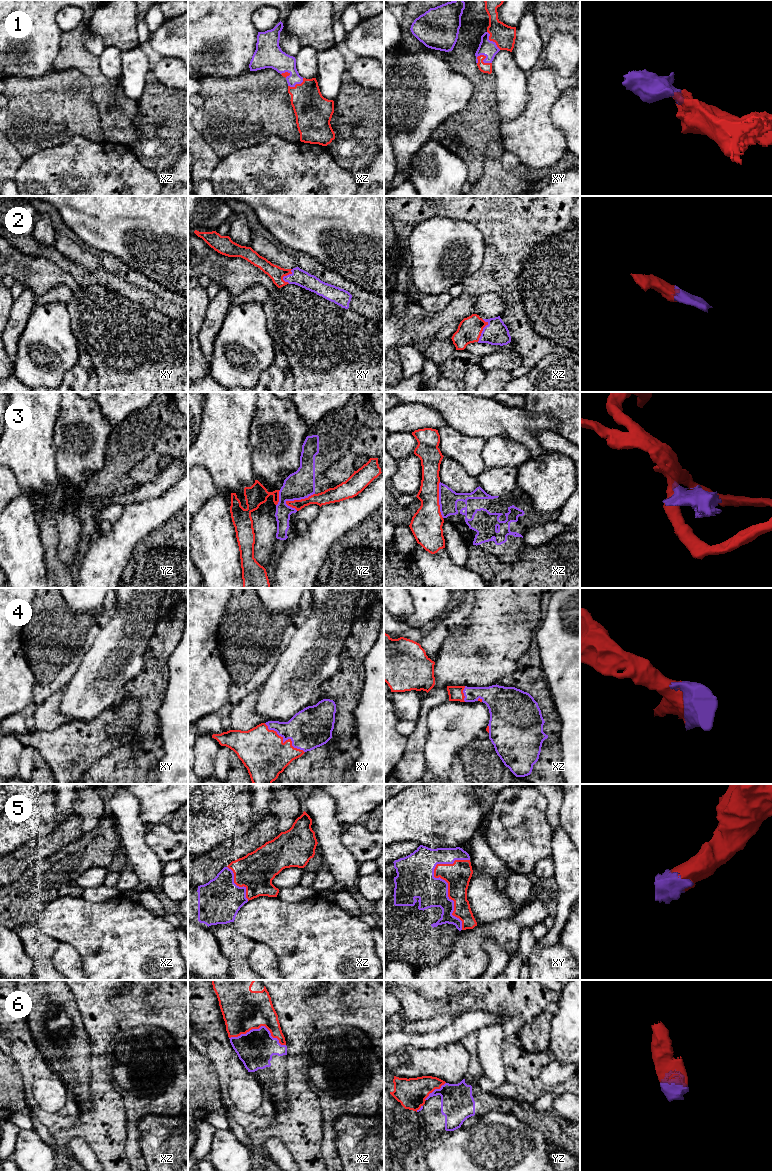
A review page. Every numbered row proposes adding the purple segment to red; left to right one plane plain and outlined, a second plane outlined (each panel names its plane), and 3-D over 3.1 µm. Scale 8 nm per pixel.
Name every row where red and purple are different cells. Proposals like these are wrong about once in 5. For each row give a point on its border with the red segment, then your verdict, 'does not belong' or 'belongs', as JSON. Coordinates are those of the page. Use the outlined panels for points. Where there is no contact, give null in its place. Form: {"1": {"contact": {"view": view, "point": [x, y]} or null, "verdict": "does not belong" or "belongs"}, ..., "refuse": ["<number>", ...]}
{"1": {"contact": {"view": "xy", "point": [484, 58]}, "verdict": "belongs"}, "2": {"contact": {"view": "xz", "point": [482, 330]}, "verdict": "belongs"}, "3": {"contact": {"view": "yz", "point": [299, 500]}, "verdict": "does not belong"}, "4": {"contact": {"view": "xy", "point": [285, 741]}, "verdict": "belongs"}, "5": {"contact": {"view": "xy", "point": [448, 894]}, "verdict": "belongs"}, "6": {"contact": {"view": "xz", "point": [259, 1027]}, "verdict": "belongs"}, "refuse": ["3"]}

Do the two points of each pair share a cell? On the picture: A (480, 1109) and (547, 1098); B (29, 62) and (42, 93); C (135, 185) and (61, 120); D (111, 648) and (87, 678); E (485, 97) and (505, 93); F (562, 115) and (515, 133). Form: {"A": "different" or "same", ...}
{"A": "different", "B": "different", "C": "different", "D": "same", "E": "different", "F": "different"}

